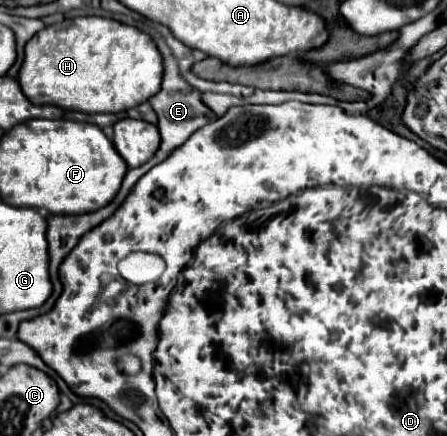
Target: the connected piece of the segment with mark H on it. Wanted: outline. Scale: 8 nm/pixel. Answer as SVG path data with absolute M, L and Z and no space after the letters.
M80 16L64 20L40 30L26 44L26 58L18 74L22 92L34 100L34 104L54 104L62 110L78 110L86 114L98 112L124 112L148 102L162 88L164 64L154 40L128 24L120 24L100 16Z

